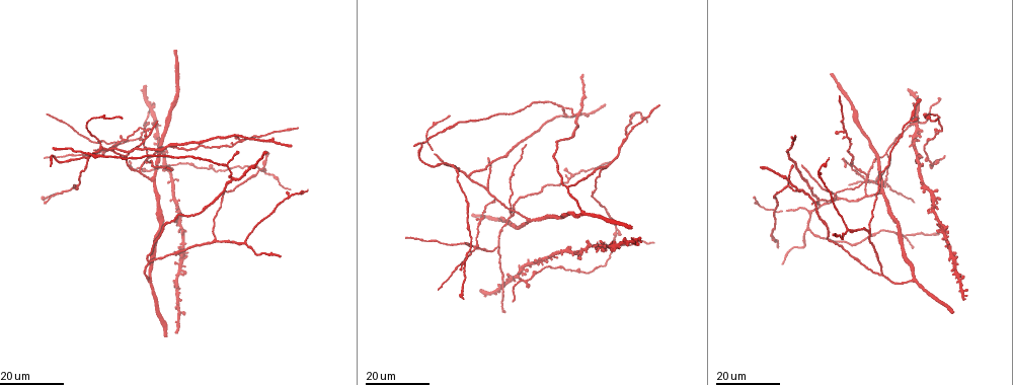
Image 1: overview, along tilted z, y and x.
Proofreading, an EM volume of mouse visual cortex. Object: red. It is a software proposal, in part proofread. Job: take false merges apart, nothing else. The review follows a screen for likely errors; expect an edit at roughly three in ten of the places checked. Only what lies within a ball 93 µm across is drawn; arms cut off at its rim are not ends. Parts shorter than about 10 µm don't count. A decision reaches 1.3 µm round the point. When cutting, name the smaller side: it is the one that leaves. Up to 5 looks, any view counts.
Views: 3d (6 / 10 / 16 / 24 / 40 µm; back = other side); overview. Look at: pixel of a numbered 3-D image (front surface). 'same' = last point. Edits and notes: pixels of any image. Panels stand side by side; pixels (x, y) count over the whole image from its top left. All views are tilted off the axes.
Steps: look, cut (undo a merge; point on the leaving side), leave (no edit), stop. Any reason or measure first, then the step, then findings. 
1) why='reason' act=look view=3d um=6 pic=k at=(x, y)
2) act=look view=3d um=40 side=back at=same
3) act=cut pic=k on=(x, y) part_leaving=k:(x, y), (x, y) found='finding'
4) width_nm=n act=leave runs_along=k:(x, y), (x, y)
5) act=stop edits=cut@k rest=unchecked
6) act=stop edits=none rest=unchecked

why='calibre changes' act=look view=3d um=24 pic=1 at=(564, 109)

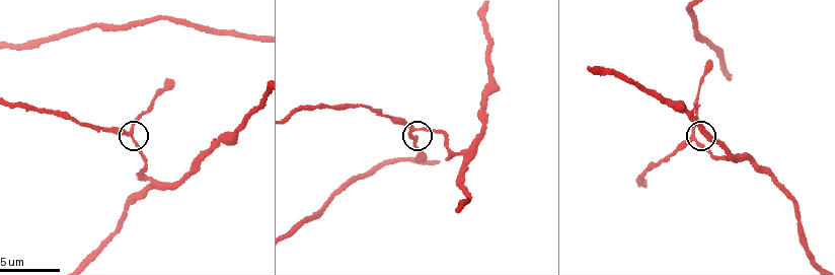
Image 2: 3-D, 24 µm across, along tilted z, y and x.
act=look view=3d um=10 pic=2 at=(130, 133)

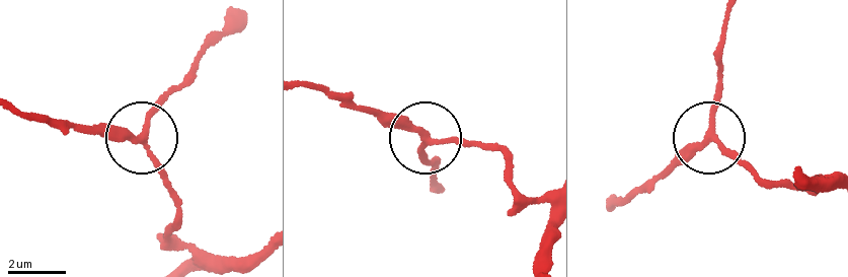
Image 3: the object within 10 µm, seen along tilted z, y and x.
act=cut pic=3 on=(113, 135) part_leaving=3:(141, 141), (20, 114) found='two neurons meet here'

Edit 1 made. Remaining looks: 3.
act=look view=overview

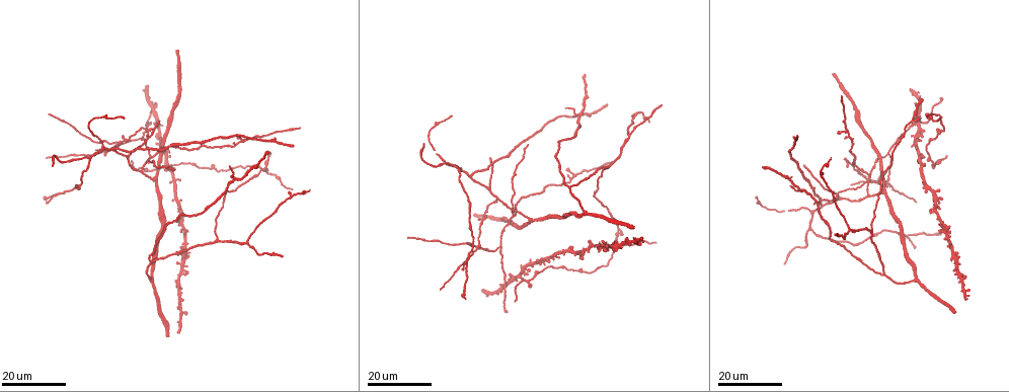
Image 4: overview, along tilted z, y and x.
why='four arms meet' act=look view=3d um=16 pic=4 at=(542, 263)

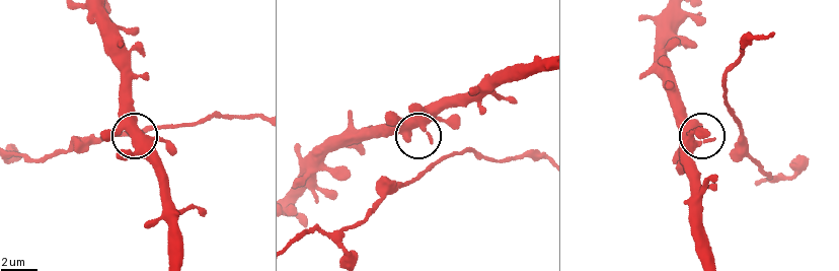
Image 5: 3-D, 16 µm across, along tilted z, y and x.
act=look view=3d um=6 pic=5 at=(698, 142)

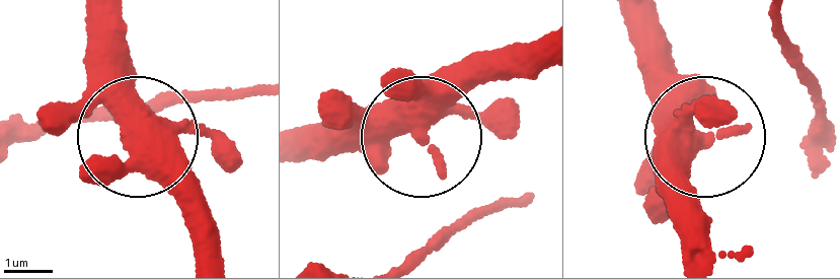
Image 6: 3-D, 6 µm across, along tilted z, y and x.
act=leave found='continuous, no second neuron'

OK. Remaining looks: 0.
act=stop edits=cut@3 rest=unchecked

